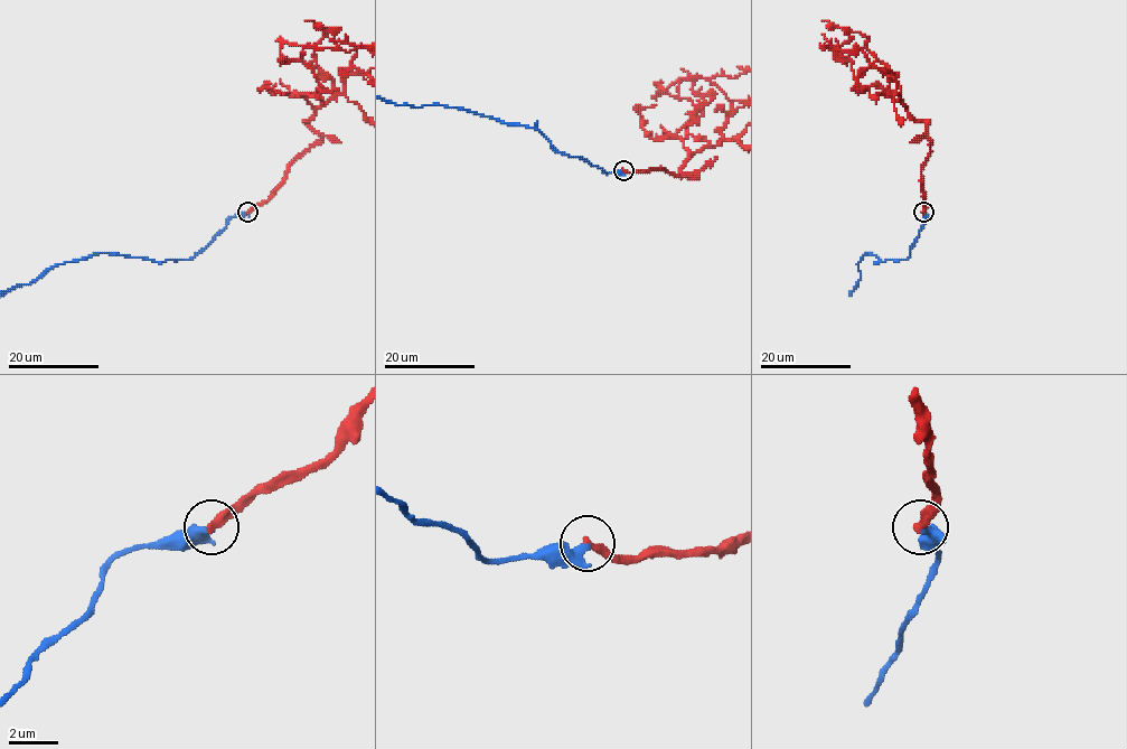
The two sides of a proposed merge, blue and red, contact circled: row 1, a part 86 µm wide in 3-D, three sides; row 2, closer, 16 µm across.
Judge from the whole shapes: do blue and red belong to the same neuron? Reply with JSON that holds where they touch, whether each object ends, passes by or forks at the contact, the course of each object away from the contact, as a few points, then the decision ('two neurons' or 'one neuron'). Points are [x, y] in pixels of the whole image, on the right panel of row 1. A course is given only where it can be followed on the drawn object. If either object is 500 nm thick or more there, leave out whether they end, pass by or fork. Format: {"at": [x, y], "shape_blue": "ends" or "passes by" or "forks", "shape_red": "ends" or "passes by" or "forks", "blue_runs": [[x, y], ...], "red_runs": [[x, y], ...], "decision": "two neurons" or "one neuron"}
{"at": [923, 212], "shape_blue": "ends", "shape_red": "ends", "red_runs": [[922, 213], [927, 122], [917, 121], [904, 106], [891, 74], [875, 68], [857, 46], [825, 46], [830, 40]], "decision": "two neurons"}

